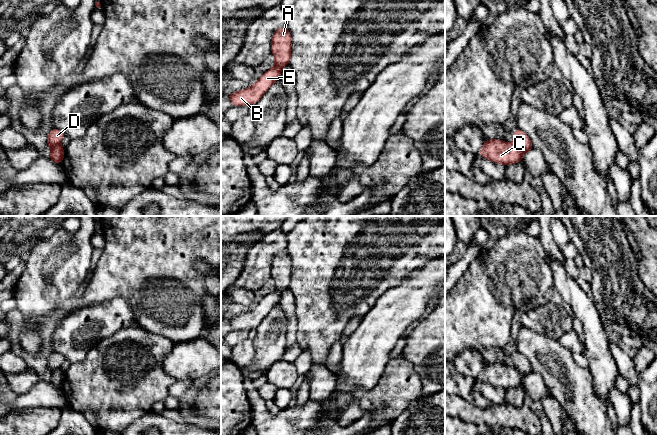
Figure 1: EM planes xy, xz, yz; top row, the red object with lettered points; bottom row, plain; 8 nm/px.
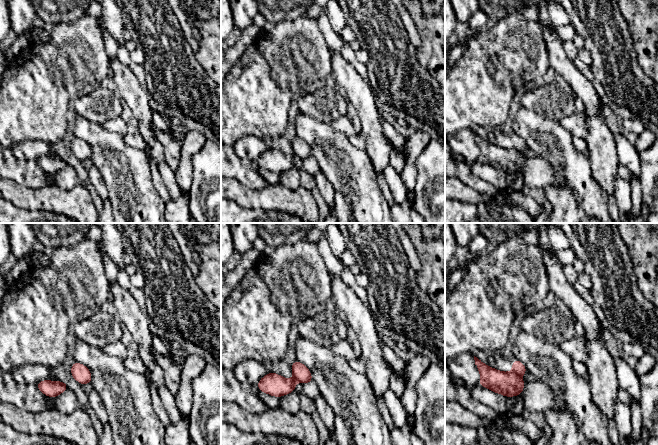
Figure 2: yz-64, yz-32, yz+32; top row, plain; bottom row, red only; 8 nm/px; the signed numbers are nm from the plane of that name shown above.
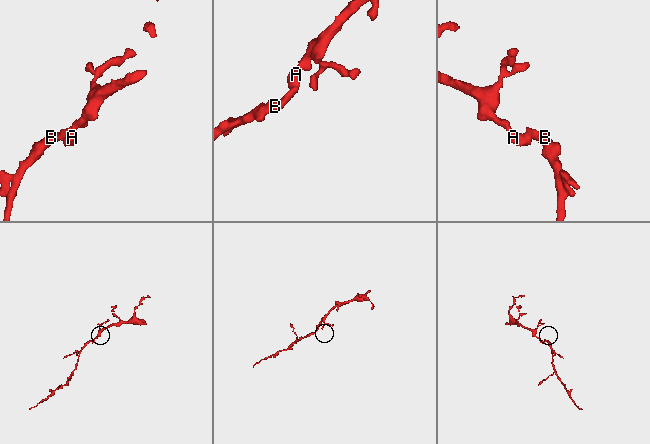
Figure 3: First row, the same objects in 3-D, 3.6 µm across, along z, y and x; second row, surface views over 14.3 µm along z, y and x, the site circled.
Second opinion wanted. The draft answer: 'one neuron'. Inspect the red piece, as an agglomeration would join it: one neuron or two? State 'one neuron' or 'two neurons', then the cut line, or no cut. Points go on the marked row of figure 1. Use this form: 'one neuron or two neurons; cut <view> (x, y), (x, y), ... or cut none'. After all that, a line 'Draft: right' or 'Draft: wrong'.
two neurons; cut yz (514, 143), (525, 151)
Draft: wrong

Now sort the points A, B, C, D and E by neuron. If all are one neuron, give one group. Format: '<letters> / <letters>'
A C / B D E

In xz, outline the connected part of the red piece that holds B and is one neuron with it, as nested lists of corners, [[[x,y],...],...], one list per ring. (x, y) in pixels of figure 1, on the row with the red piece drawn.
[[[274,65],[266,71],[252,86],[238,92],[229,91],[230,102],[233,107],[257,104],[264,93],[279,80],[281,69]]]

